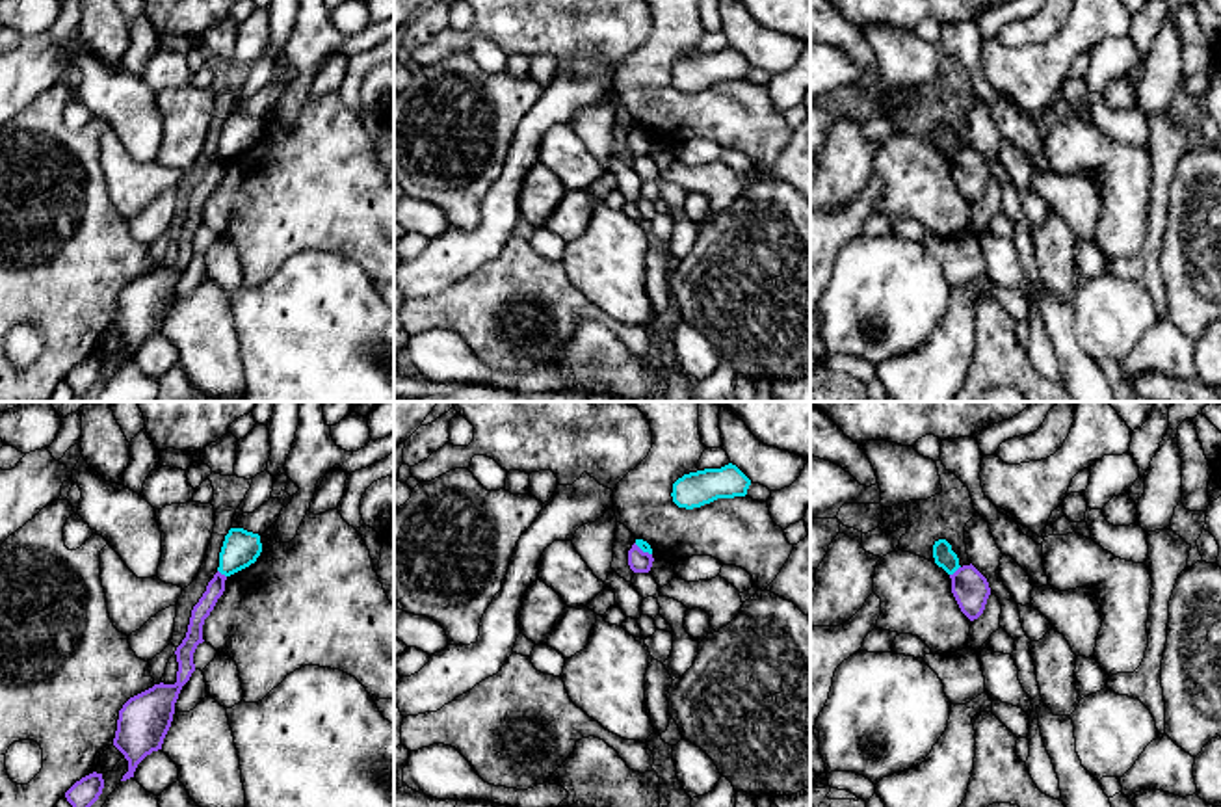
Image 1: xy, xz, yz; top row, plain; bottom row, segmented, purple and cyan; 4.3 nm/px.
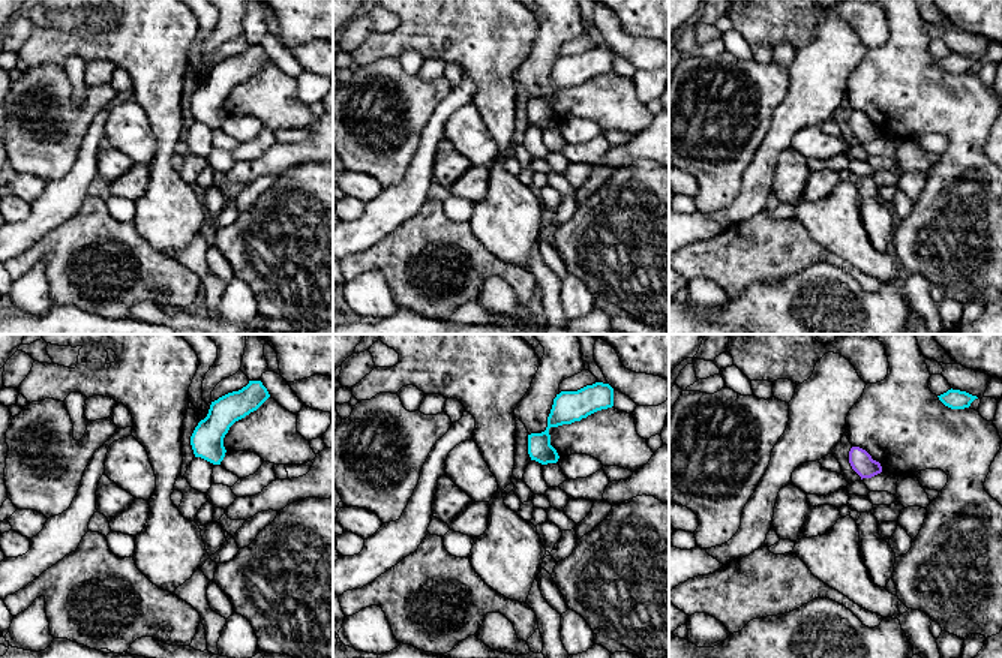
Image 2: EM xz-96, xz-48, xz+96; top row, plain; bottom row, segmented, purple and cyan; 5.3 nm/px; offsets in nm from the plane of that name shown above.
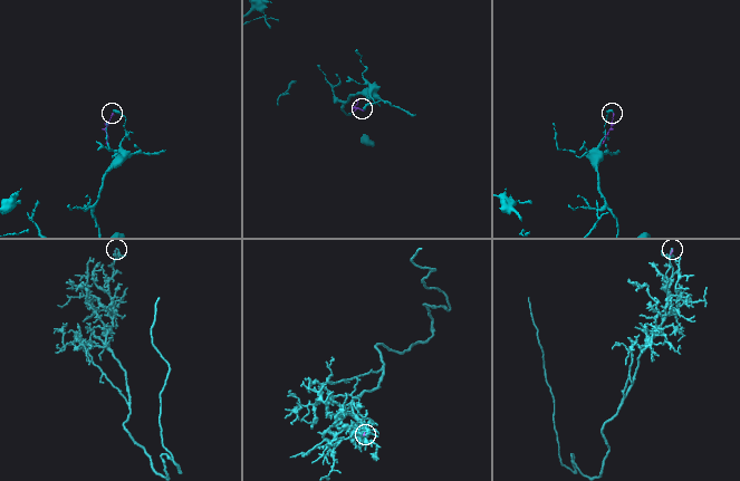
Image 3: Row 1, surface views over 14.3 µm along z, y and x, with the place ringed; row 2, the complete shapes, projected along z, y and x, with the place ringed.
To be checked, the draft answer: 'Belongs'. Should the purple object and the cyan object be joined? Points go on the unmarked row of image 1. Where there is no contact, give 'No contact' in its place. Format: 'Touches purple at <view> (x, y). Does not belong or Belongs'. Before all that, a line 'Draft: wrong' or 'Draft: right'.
Draft: wrong
Touches purple at yz (956, 155). Does not belong

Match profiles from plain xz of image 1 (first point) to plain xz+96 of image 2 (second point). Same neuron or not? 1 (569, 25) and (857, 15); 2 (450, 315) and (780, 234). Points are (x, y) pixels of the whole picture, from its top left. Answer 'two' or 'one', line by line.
1: one
2: one

